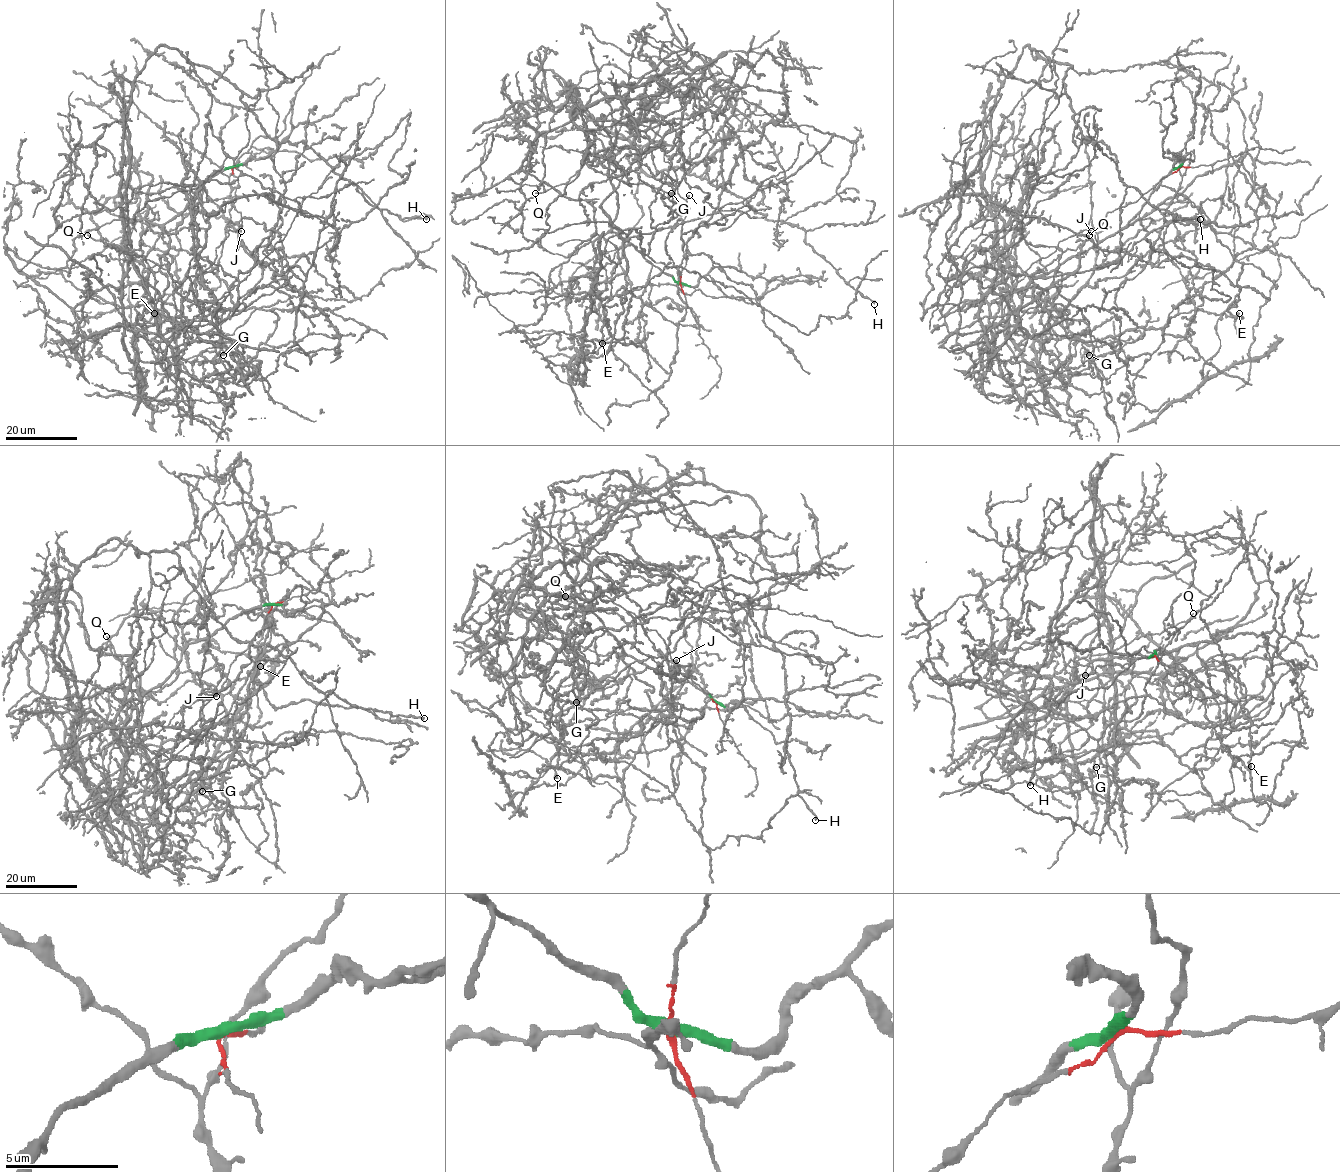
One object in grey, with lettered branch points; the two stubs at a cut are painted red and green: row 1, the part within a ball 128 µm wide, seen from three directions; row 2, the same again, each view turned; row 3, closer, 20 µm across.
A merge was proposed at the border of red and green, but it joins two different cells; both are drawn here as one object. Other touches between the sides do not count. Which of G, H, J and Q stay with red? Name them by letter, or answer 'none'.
J, Q

